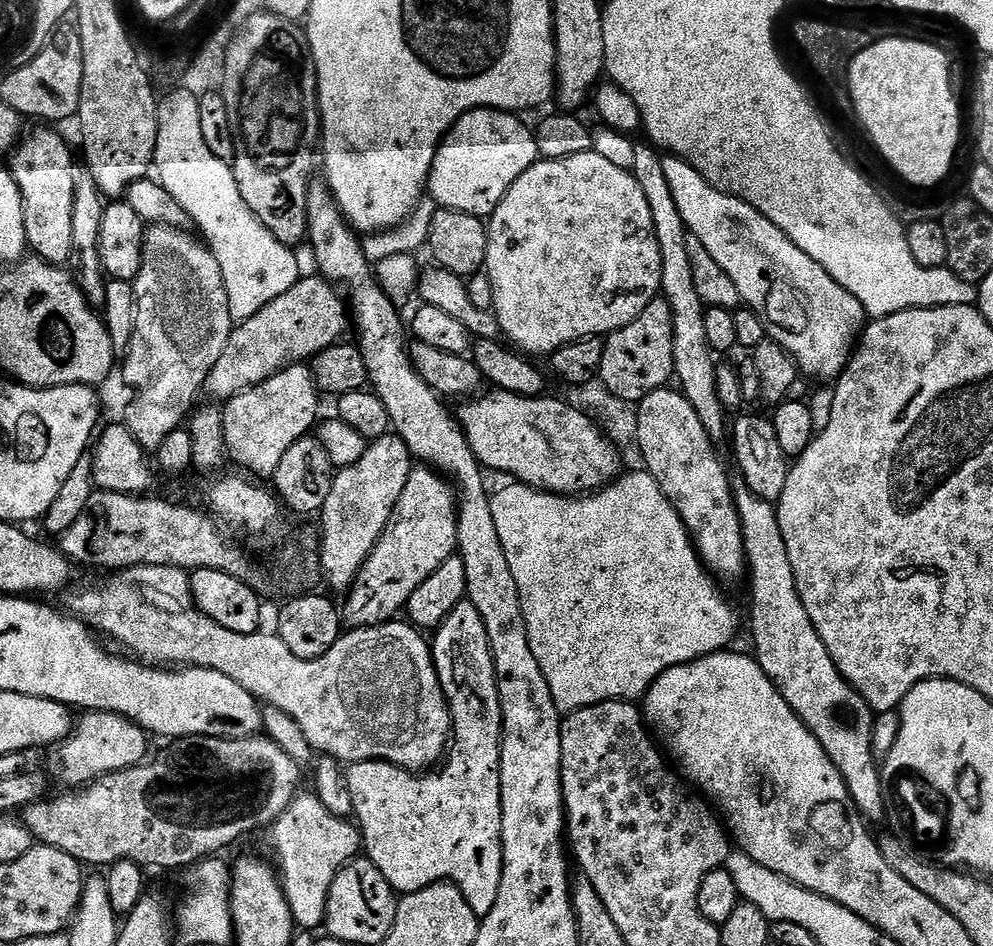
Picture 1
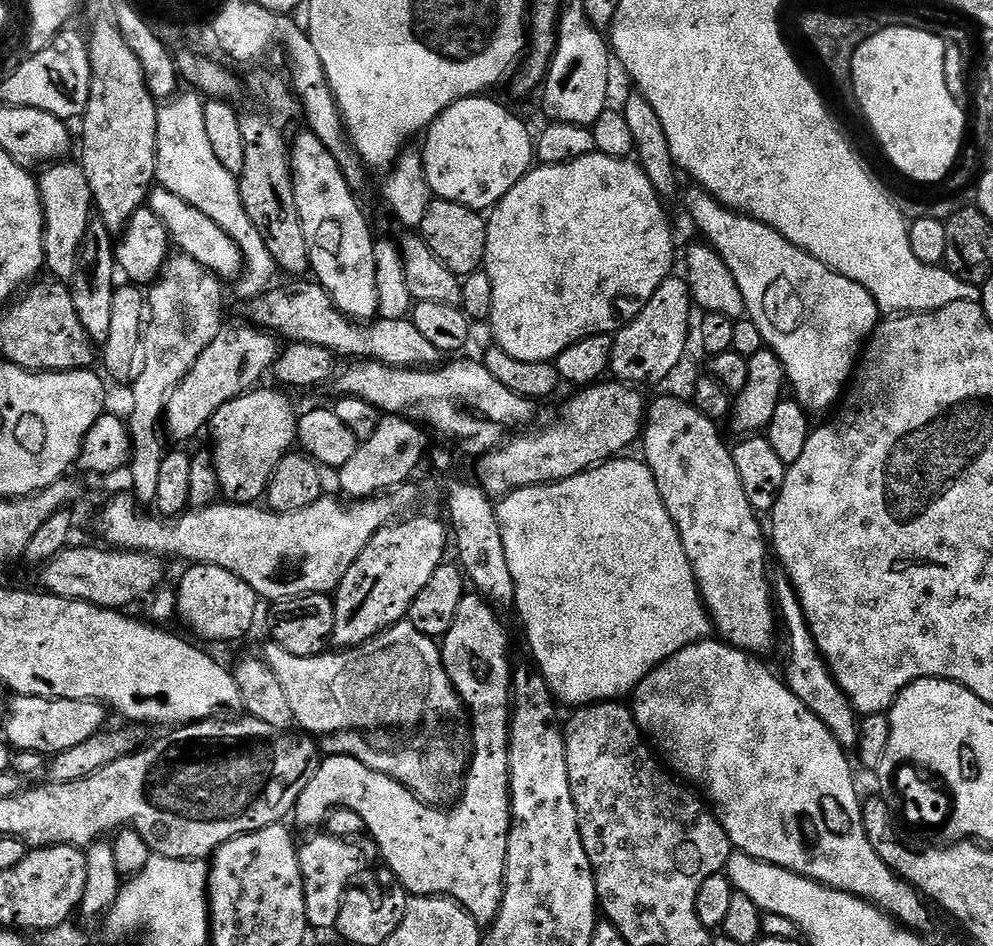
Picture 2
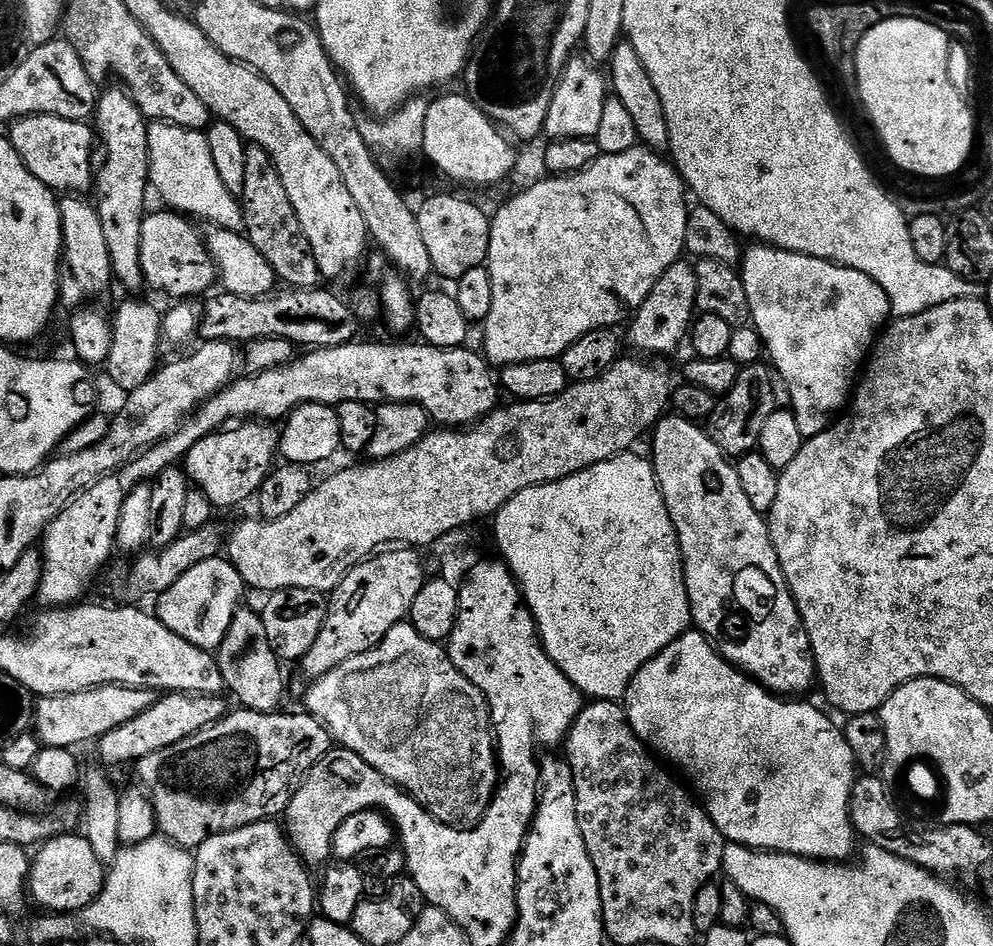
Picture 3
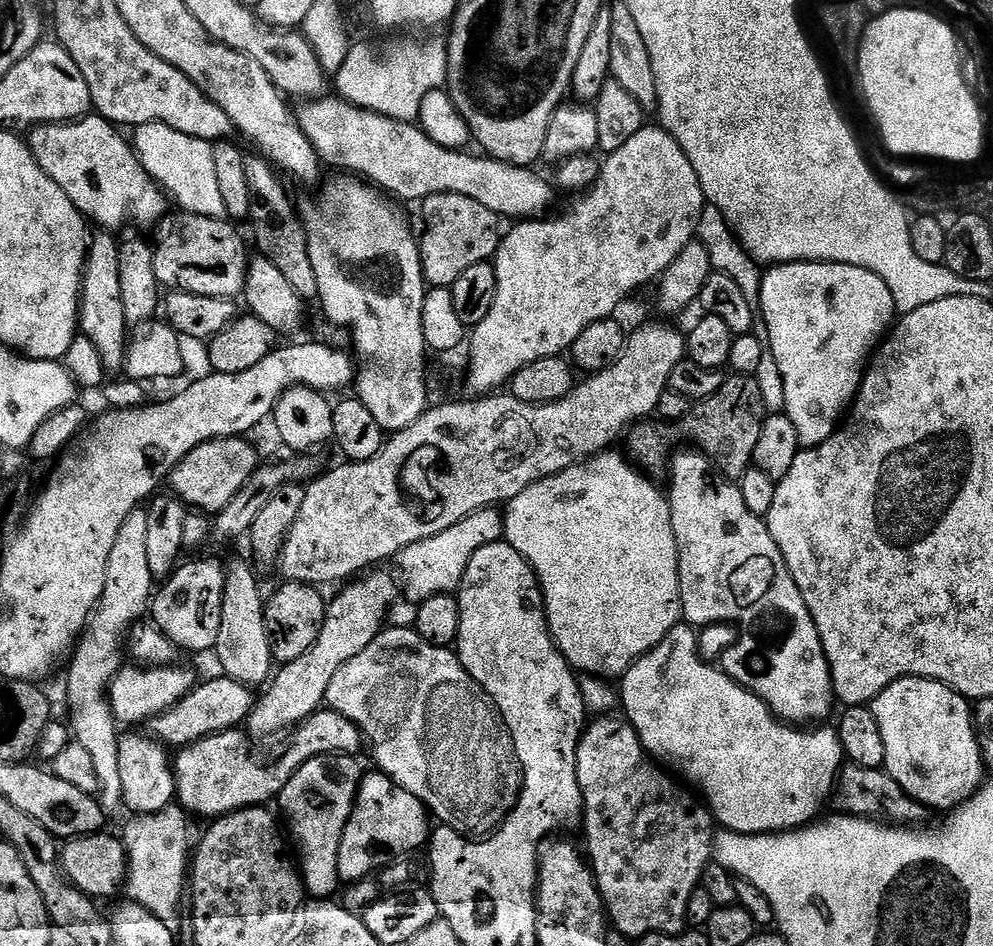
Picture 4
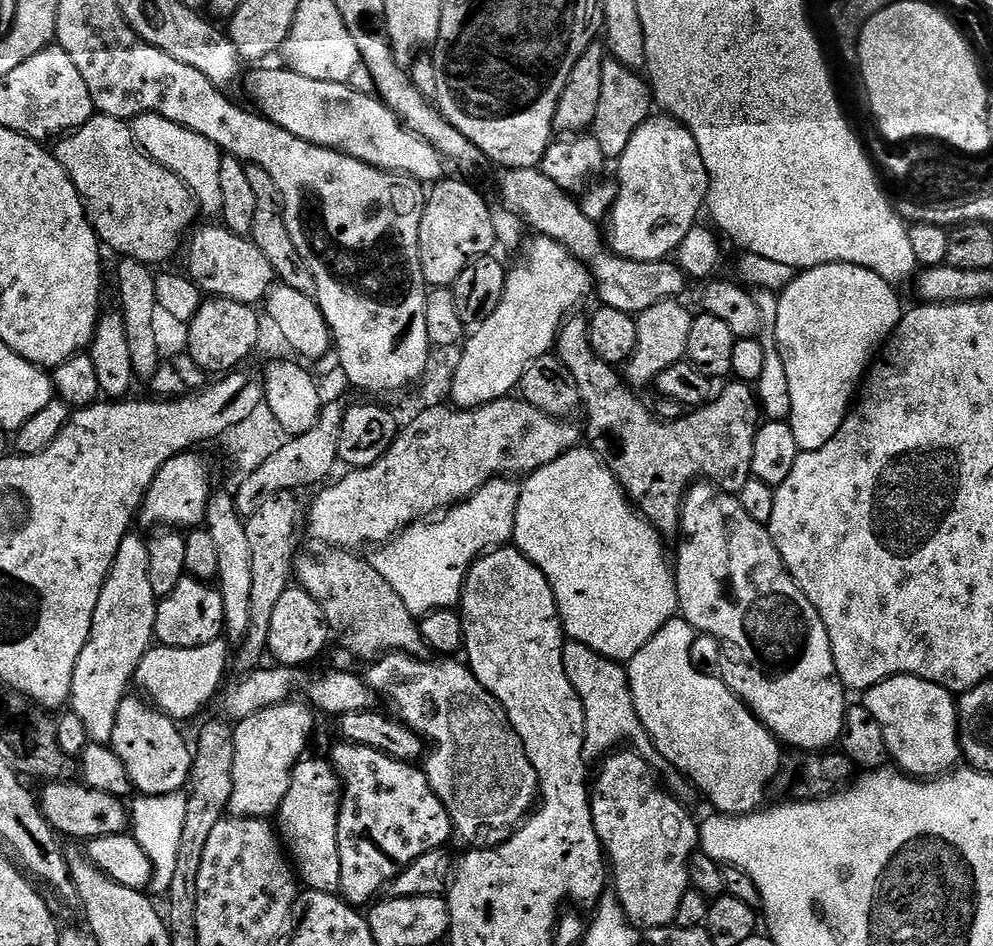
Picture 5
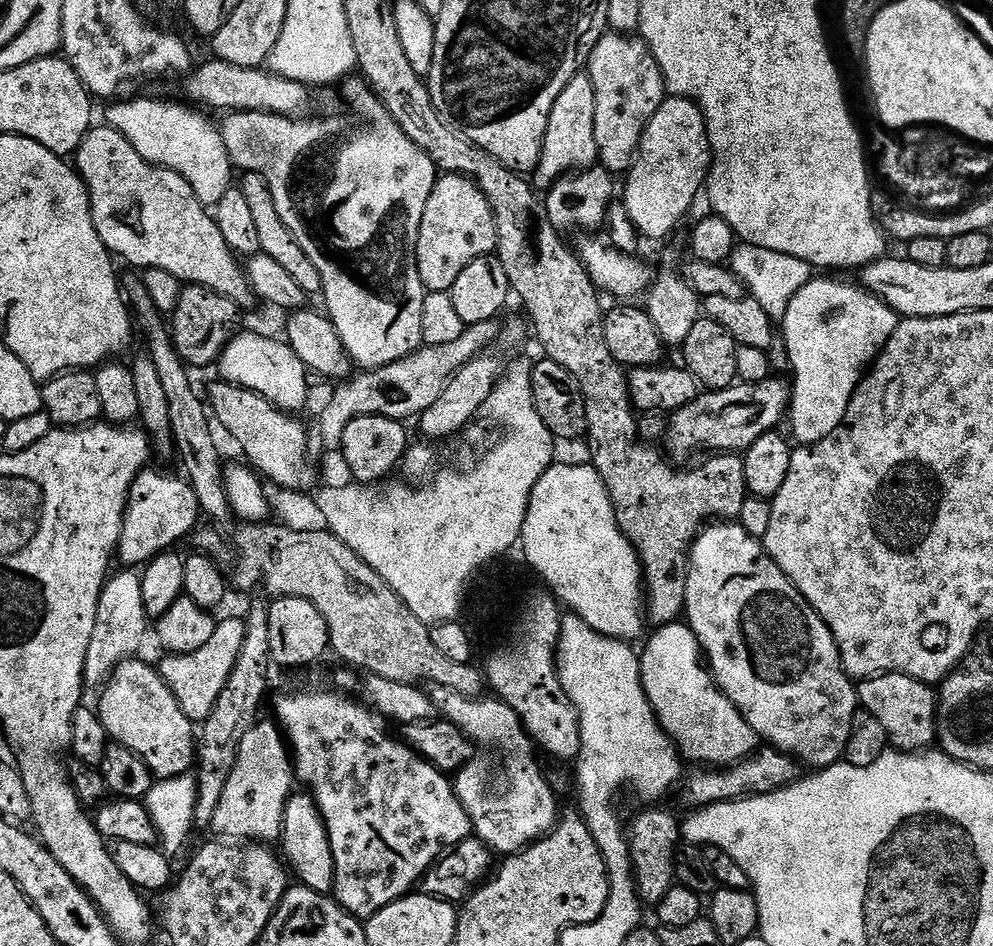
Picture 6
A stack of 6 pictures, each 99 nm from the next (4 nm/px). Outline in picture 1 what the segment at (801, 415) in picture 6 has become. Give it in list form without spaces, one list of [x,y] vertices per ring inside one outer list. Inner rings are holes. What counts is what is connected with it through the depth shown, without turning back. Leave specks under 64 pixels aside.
[[[668,154],[663,161],[666,183],[674,194],[682,222],[690,235],[706,246],[714,262],[718,262],[718,266],[730,274],[734,286],[738,286],[741,301],[750,311],[757,312],[767,325],[767,339],[778,342],[778,346],[788,351],[803,375],[805,372],[816,380],[822,380],[818,382],[832,382],[839,378],[866,327],[864,307],[854,298],[854,294],[838,286],[838,282],[834,282],[834,278],[830,278],[830,274],[822,270],[822,266],[818,266],[810,254],[802,254],[802,250],[798,250],[798,246],[794,246],[794,242],[790,242],[790,238],[786,238],[786,234],[782,234],[782,230],[770,222],[770,218],[754,210],[754,206],[710,186],[710,182],[706,182],[706,178],[702,178],[702,174],[698,174],[698,170],[694,170],[694,166],[682,158]]]

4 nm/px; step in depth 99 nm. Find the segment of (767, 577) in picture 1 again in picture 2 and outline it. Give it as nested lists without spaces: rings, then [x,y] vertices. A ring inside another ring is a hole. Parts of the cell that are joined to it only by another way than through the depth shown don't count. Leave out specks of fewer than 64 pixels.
[[[783,574],[777,576],[777,580],[776,577],[774,580],[774,603],[778,613],[778,624],[782,629],[782,644],[784,640],[782,679],[788,685],[788,689],[828,727],[830,734],[844,749],[855,749],[858,738],[858,713],[843,690],[837,686],[832,671],[828,669],[828,663],[821,656],[810,634],[804,611],[799,598],[796,597],[796,591],[792,589],[792,584],[787,576]]]

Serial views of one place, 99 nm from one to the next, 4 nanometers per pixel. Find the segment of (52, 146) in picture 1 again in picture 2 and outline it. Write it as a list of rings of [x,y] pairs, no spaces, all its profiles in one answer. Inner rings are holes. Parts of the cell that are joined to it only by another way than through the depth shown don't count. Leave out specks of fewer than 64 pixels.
[[[53,162],[38,176],[40,201],[44,207],[44,267],[60,282],[71,281],[76,275],[82,238],[86,238],[86,230],[94,218],[92,195],[83,167],[76,162],[68,163]]]

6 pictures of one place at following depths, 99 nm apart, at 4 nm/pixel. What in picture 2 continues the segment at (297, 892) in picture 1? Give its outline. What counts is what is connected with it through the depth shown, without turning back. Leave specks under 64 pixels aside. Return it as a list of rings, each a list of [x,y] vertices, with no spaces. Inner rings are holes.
[[[321,834],[299,845],[300,869],[306,890],[306,918],[309,929],[335,929],[342,898],[353,887],[356,875],[364,868],[364,852],[352,840]]]

